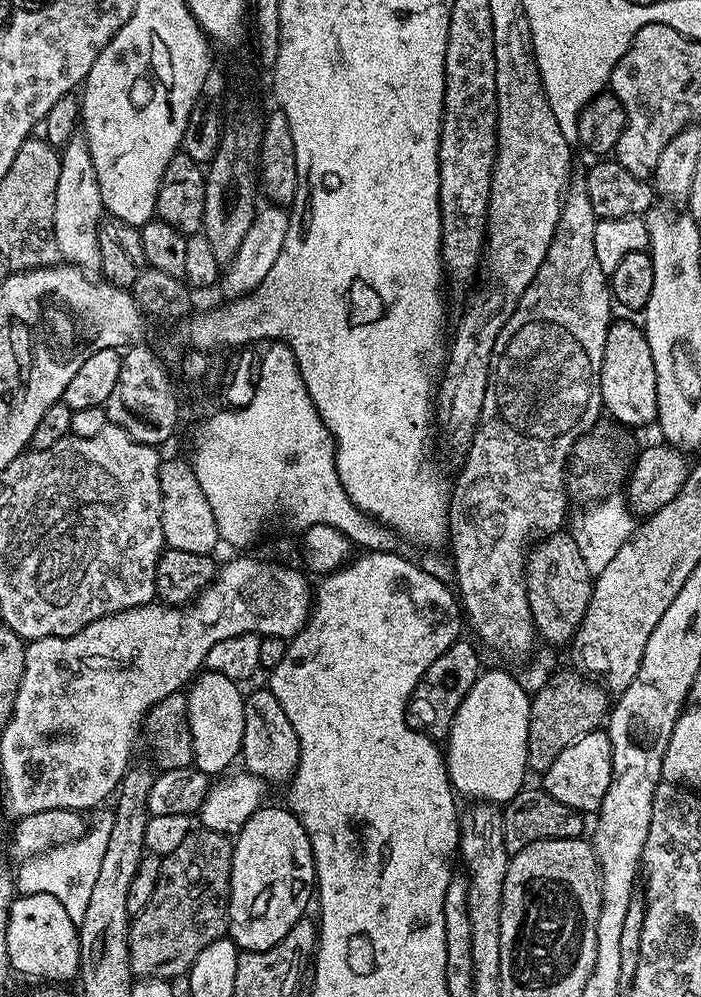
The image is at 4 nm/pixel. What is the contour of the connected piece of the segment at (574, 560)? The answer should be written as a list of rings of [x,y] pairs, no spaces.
[[[561,530],[533,543],[524,561],[524,581],[539,639],[550,644],[571,645],[590,606],[594,587],[594,574],[586,566],[572,535]]]

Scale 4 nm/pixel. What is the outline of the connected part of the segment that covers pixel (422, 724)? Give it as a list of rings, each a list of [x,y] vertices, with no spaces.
[[[464,638],[457,640],[438,658],[434,658],[434,662],[430,662],[430,670],[422,674],[418,686],[412,691],[412,699],[408,701],[406,715],[408,725],[415,728],[417,732],[423,732],[433,738],[447,737],[462,698],[466,698],[466,694],[480,676],[482,665],[476,654],[477,645],[467,644],[466,640]]]

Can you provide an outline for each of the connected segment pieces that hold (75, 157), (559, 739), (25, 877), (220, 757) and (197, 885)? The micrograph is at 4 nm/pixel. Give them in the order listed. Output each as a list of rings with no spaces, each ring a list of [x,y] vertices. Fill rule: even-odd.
[[[77,134],[68,139],[60,152],[60,169],[58,170],[58,190],[54,190],[54,238],[58,238],[58,250],[61,261],[77,268],[96,270],[100,266],[98,234],[100,222],[106,216],[106,192],[102,180],[96,177],[97,157],[88,149],[88,139]]]
[[[575,671],[559,672],[549,676],[547,682],[532,696],[528,767],[536,774],[544,773],[550,762],[554,762],[554,758],[558,758],[558,754],[566,750],[570,742],[582,738],[582,734],[597,731],[610,711],[610,696],[603,687],[581,678]]]
[[[111,823],[96,824],[87,829],[83,836],[79,836],[74,842],[69,844],[58,844],[55,848],[44,852],[40,856],[31,856],[29,860],[23,861],[19,865],[20,869],[15,869],[14,879],[16,882],[16,891],[21,896],[29,896],[30,894],[54,894],[54,898],[58,898],[58,902],[62,902],[62,906],[66,906],[66,914],[70,914],[72,921],[77,926],[82,922],[82,918],[86,915],[86,906],[90,903],[90,893],[94,882],[98,879],[98,870],[102,863],[102,854],[106,854],[106,842],[110,839]]]
[[[207,670],[201,671],[187,689],[188,721],[192,735],[192,763],[209,778],[227,773],[237,763],[244,729],[244,698],[237,681]]]
[[[193,830],[182,843],[163,857],[160,862],[158,886],[150,894],[150,902],[140,913],[131,917],[128,926],[128,949],[130,966],[136,978],[155,978],[157,980],[175,981],[175,976],[187,977],[194,966],[194,958],[210,946],[210,942],[225,939],[228,931],[228,891],[232,873],[233,841],[225,833]]]

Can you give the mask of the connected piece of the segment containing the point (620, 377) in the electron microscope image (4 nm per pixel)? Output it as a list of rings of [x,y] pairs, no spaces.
[[[617,319],[609,324],[606,334],[606,354],[602,354],[600,398],[602,408],[620,424],[628,428],[640,428],[652,424],[658,410],[656,367],[650,354],[650,342],[646,342],[643,327],[639,323]]]

